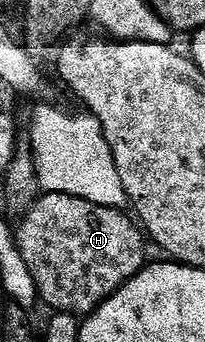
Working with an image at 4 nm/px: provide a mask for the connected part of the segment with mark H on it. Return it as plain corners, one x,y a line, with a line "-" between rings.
43,192
38,202
19,220
22,222
18,225
16,241
16,247
20,255
24,255
24,263
28,263
28,271
38,288
41,304
51,305
51,310
60,313
89,315
144,268
148,258
143,230
124,214
122,209
104,207
67,193

